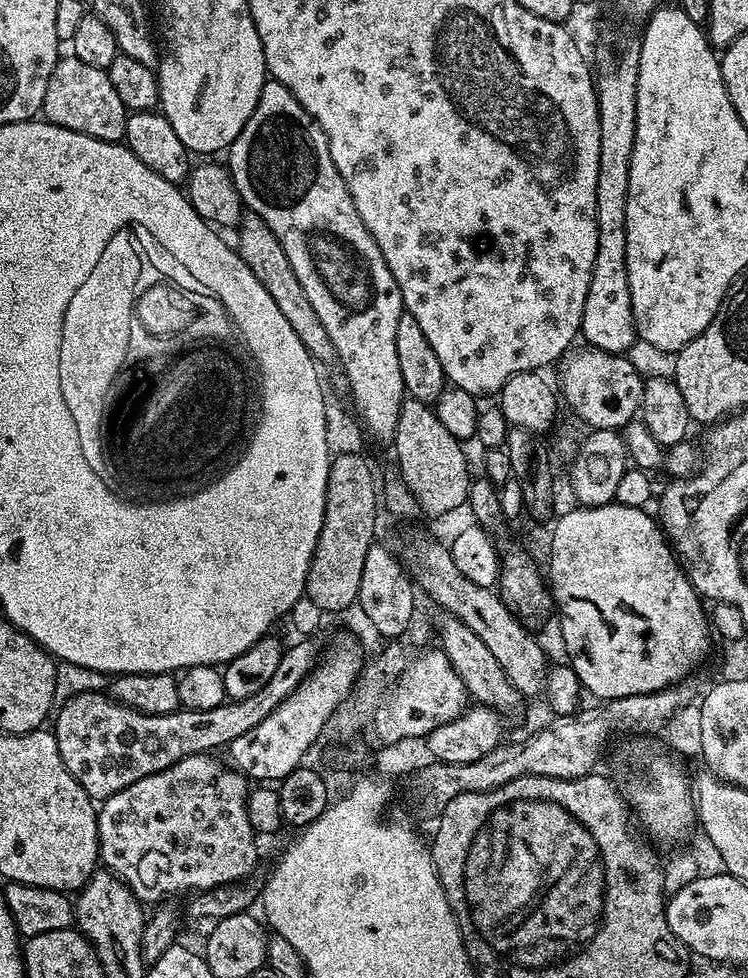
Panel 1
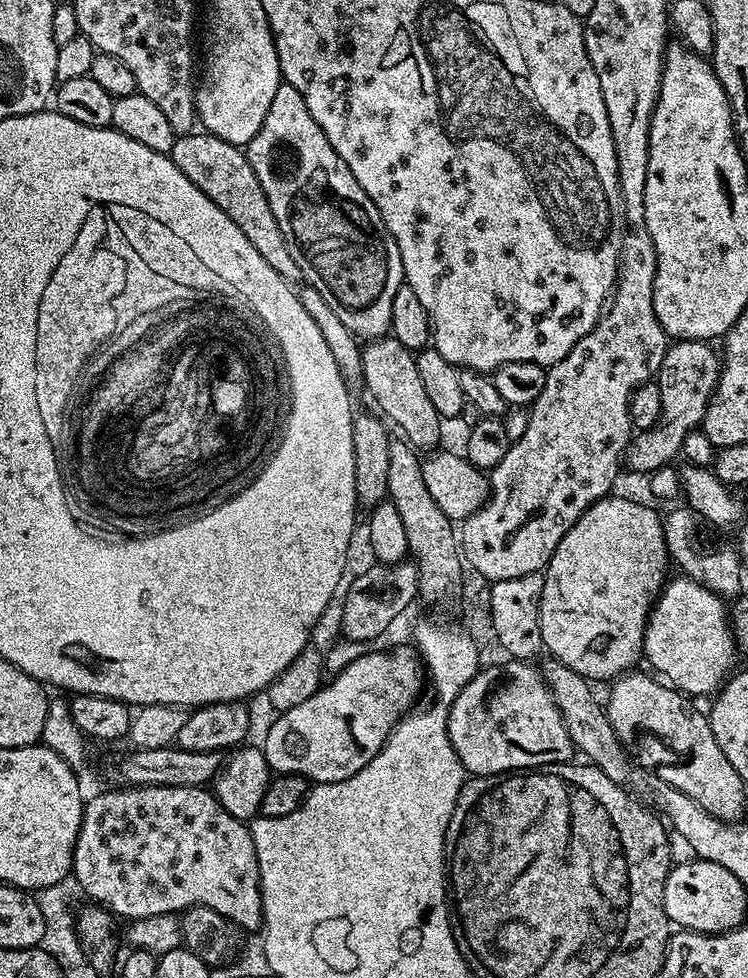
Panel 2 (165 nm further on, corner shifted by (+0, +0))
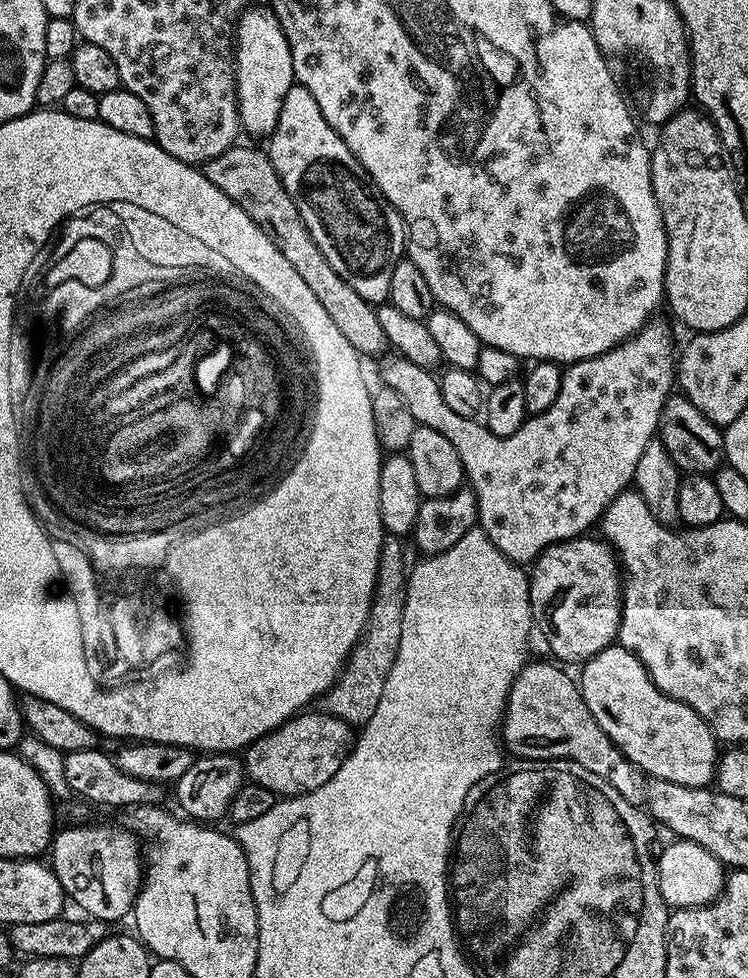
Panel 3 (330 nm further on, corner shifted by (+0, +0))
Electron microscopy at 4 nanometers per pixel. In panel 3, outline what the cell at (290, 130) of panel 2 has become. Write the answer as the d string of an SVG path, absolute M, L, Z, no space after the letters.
M293 83L286 102L282 102L278 126L267 144L270 162L282 186L286 186L286 194L294 198L294 206L298 206L314 246L322 250L322 258L368 304L385 303L390 274L394 274L394 266L406 252L404 219L388 204L367 170L354 158L350 146L338 138L334 126L322 118L322 110L318 110L310 90Z

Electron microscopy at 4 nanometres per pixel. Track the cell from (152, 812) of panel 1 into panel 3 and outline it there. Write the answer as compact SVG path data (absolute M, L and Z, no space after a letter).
M80 824L52 837L50 867L64 888L64 895L94 920L115 922L133 911L144 878L141 841L127 827L116 824Z

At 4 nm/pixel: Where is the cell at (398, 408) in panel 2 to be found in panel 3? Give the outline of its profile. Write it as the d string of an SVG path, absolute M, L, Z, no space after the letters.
M233 146L228 148L218 158L210 158L207 164L203 165L202 171L222 194L226 194L264 232L271 236L272 241L286 254L290 266L298 270L299 276L304 279L306 286L318 297L318 302L326 309L326 314L330 314L331 320L337 324L338 330L345 335L346 340L354 346L356 352L363 357L379 357L387 351L387 340L385 331L379 325L376 308L366 302L360 294L355 293L351 286L346 286L342 278L338 278L334 266L322 258L322 250L314 246L314 238L310 238L310 230L302 222L298 214L298 206L294 206L294 198L286 194L286 186L278 178L274 166L270 162L267 151L256 148L240 148Z

